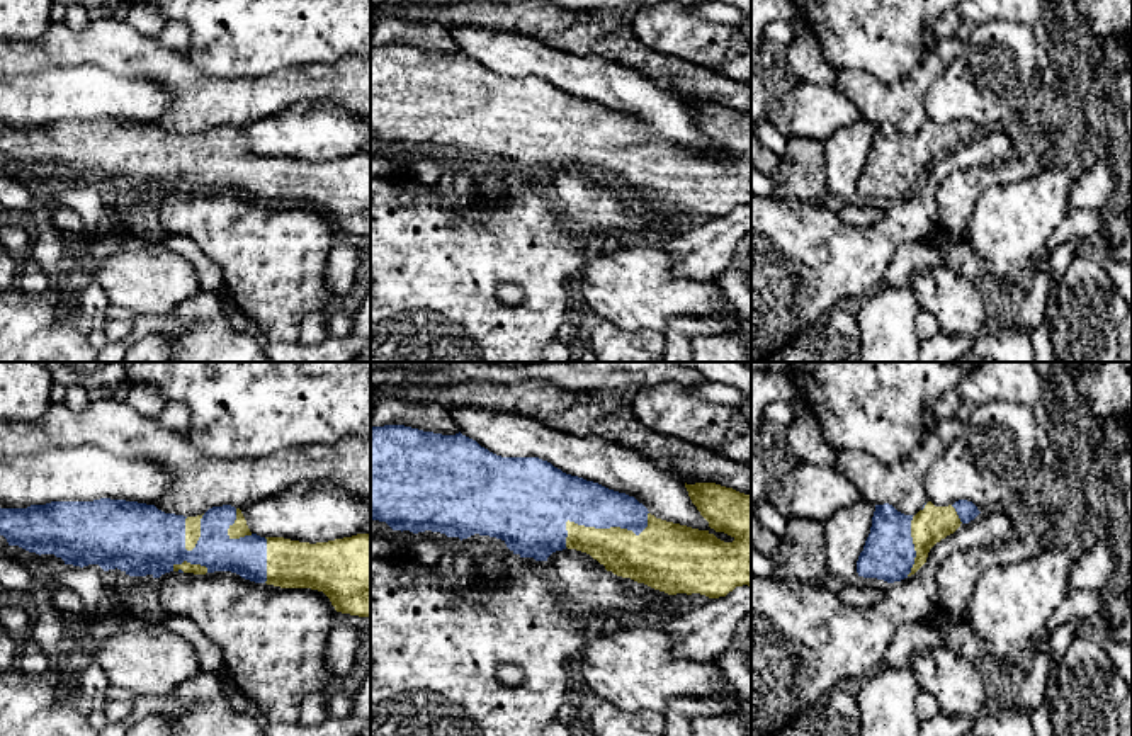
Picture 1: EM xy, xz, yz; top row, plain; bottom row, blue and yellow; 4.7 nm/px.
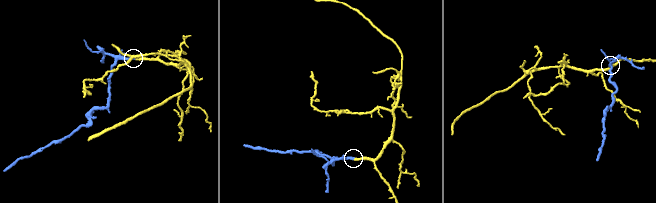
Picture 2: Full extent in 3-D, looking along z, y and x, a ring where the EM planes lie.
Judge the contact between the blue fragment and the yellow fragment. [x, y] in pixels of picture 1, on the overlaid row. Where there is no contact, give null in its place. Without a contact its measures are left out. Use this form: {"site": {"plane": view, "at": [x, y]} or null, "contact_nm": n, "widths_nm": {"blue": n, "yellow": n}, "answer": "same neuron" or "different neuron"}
{"site": {"plane": "xz", "at": [600, 527]}, "contact_nm": 440, "widths_nm": {"blue": 240, "yellow": 220}, "answer": "same neuron"}

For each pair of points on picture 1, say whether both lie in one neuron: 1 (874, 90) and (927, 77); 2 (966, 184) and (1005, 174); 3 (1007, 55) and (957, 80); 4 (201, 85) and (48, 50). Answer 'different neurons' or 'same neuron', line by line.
1: same neuron
2: same neuron
3: same neuron
4: same neuron

